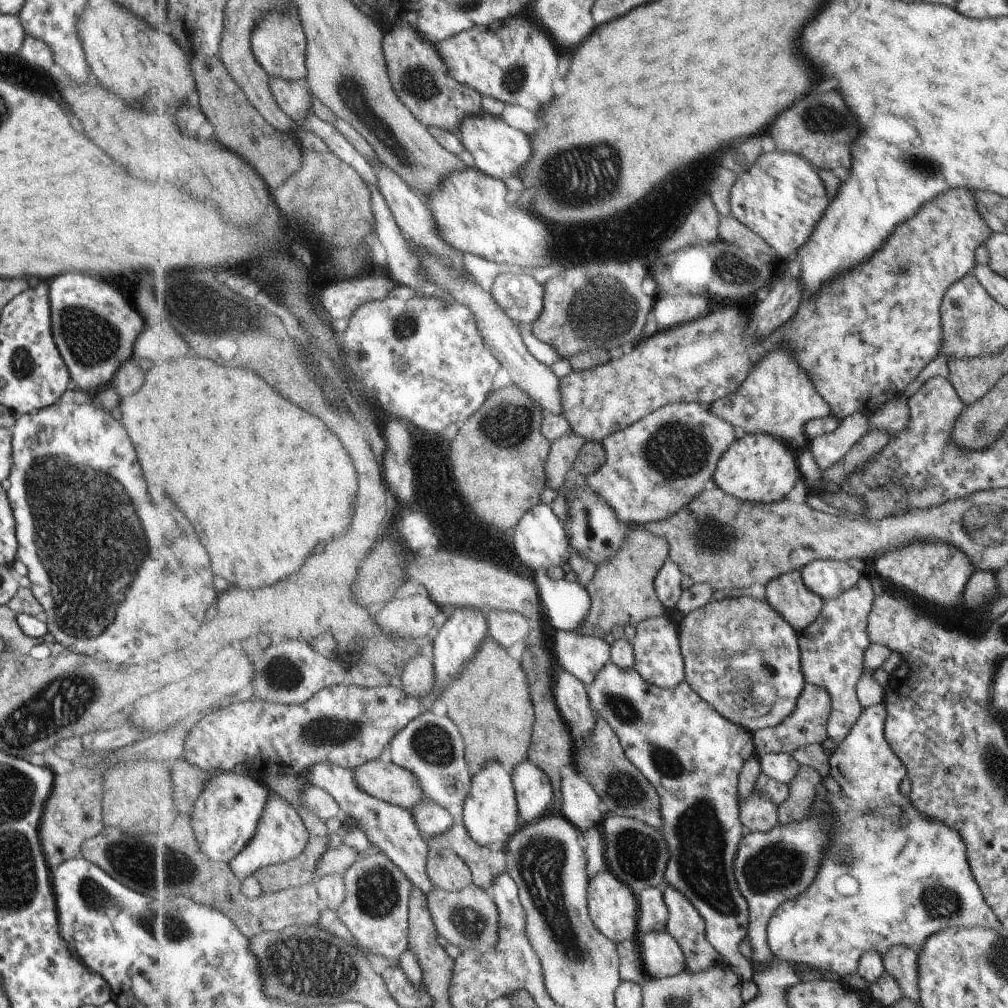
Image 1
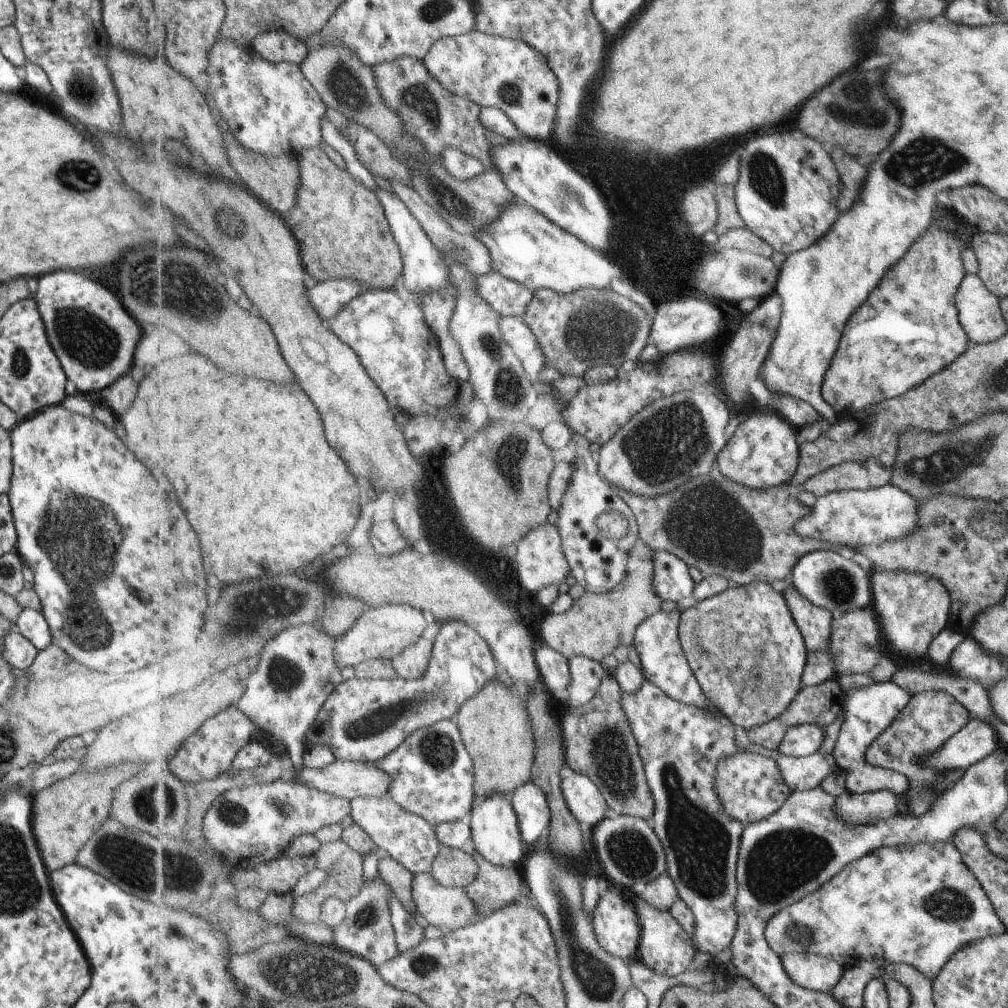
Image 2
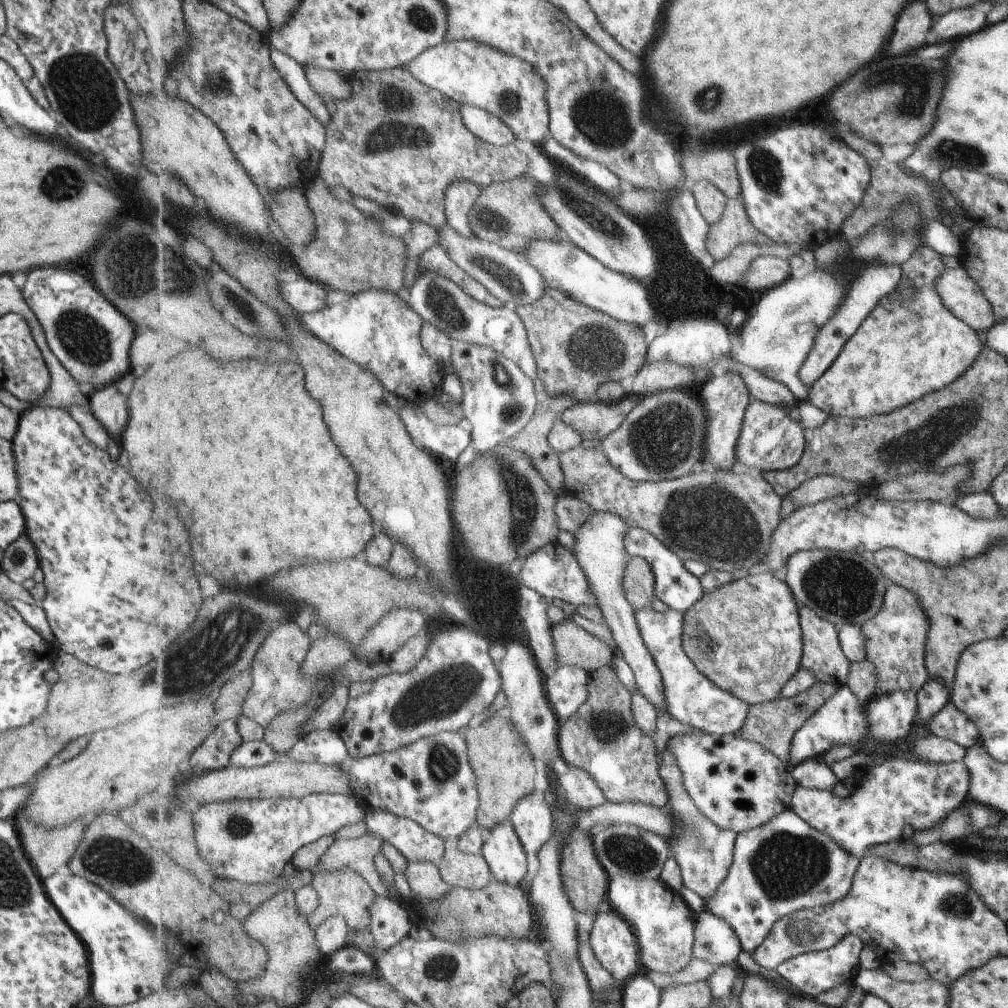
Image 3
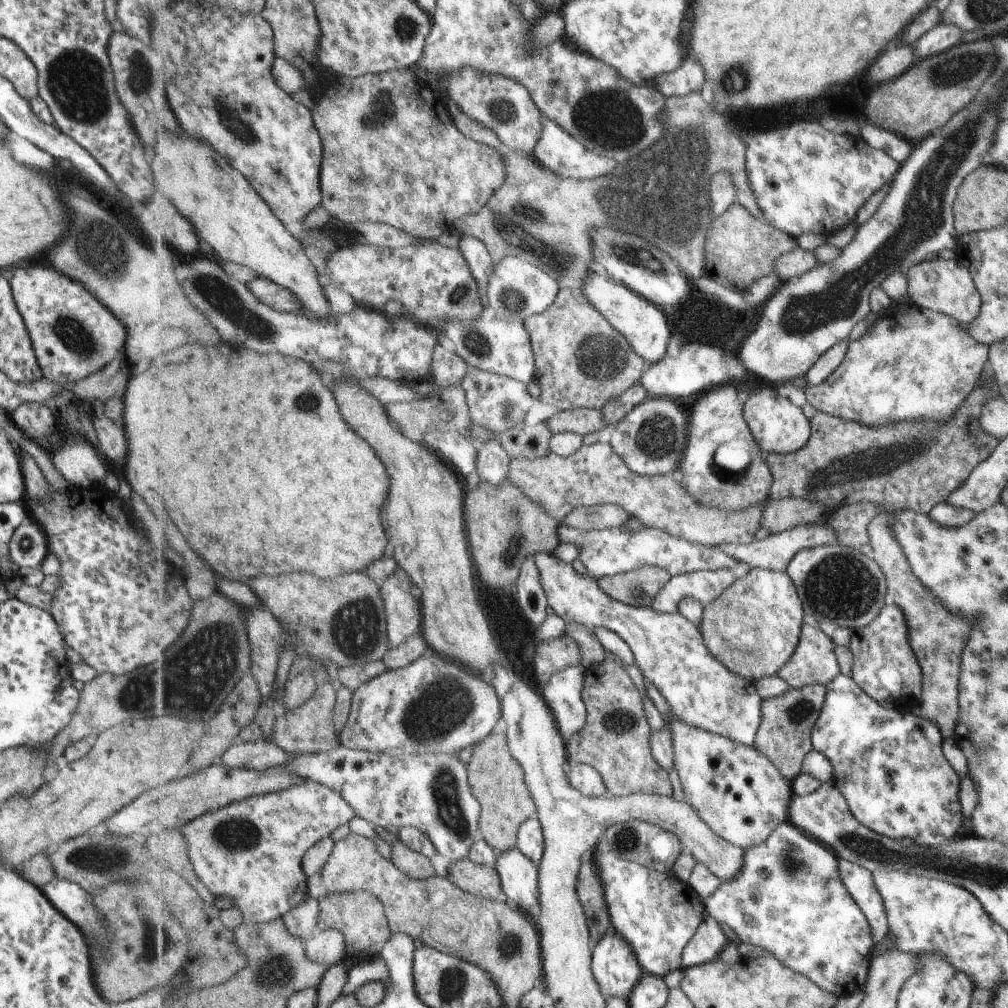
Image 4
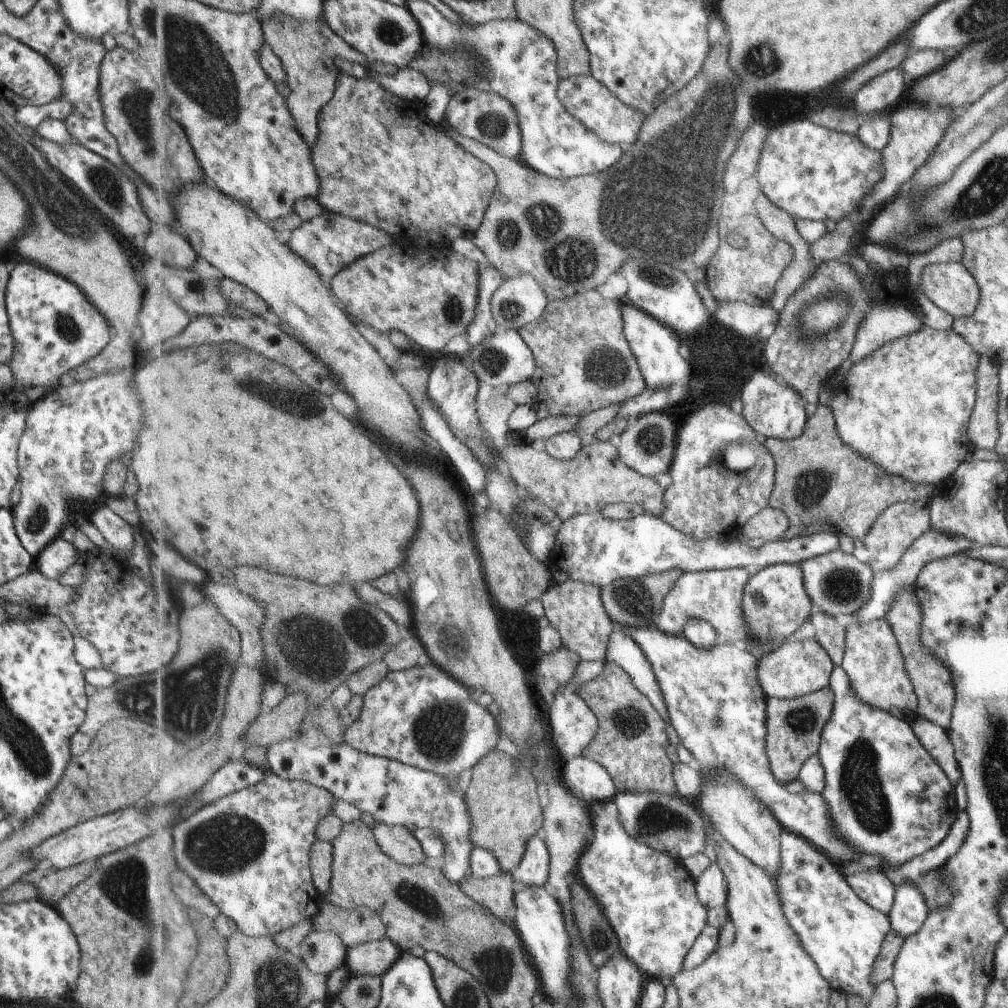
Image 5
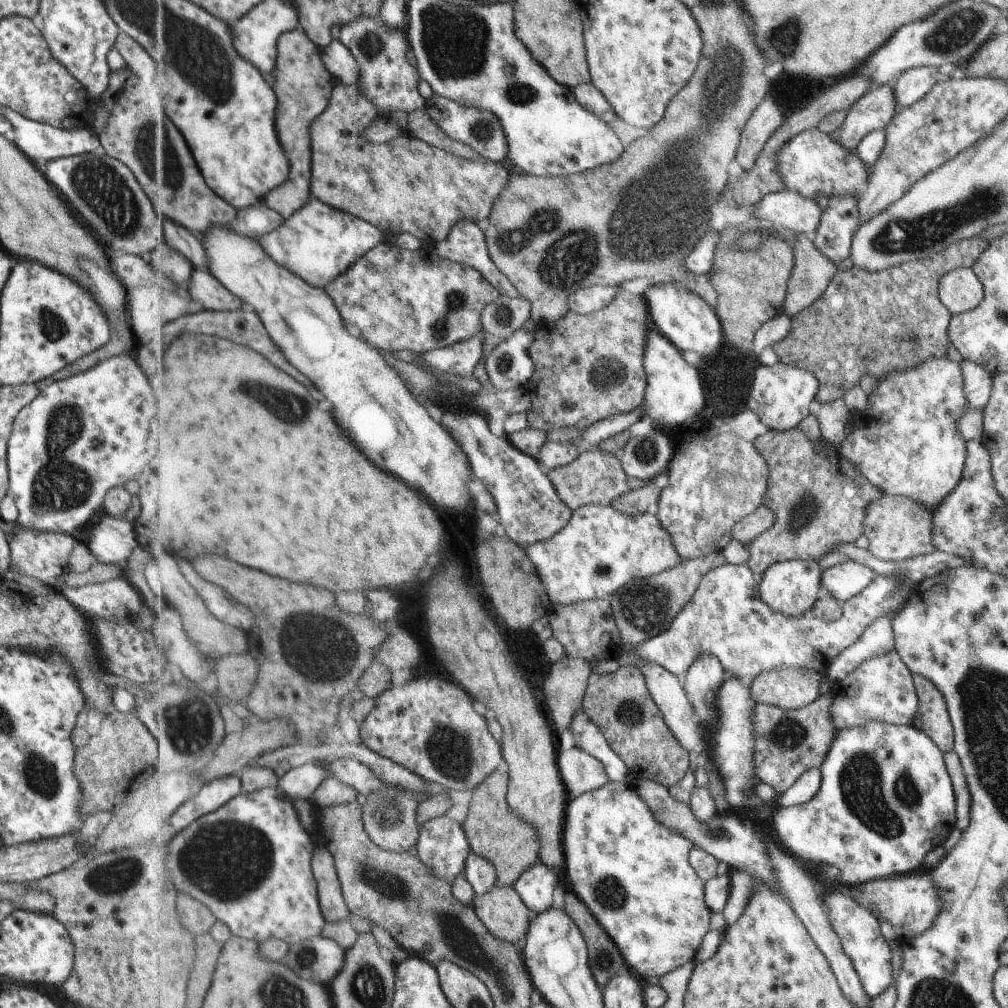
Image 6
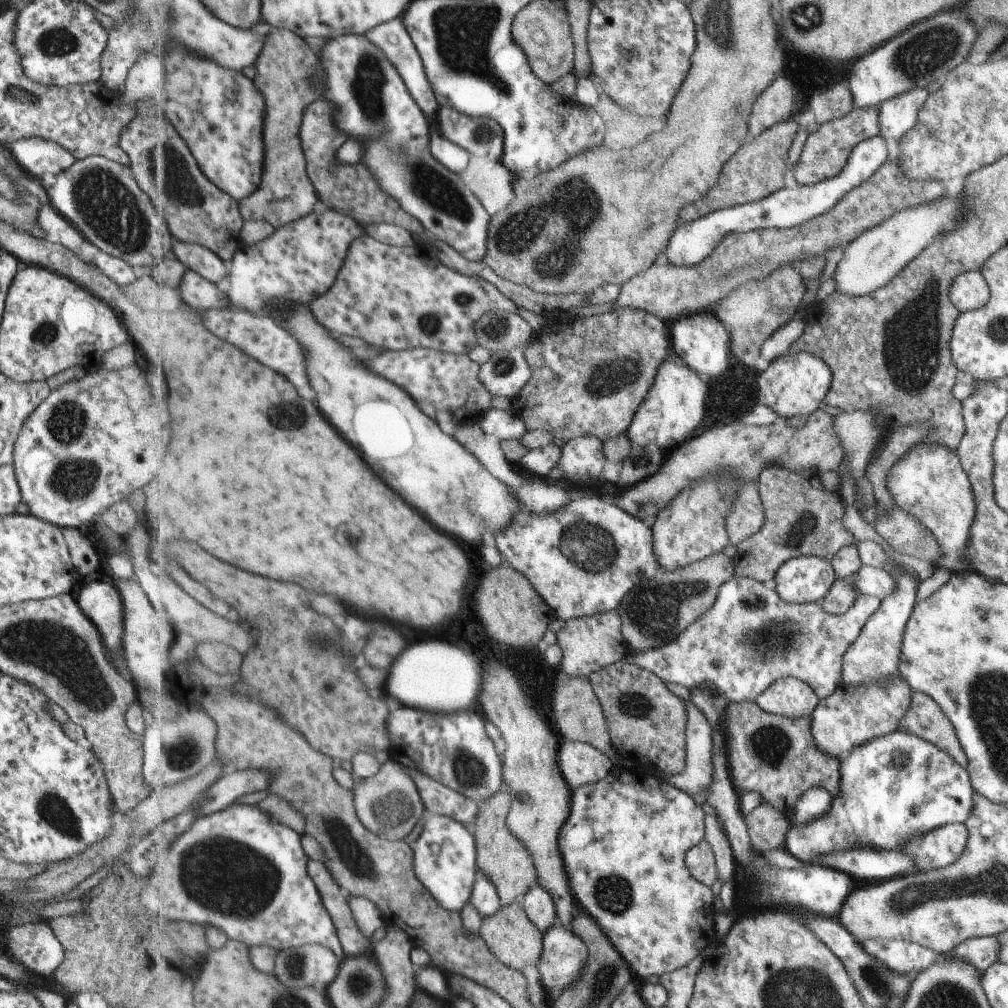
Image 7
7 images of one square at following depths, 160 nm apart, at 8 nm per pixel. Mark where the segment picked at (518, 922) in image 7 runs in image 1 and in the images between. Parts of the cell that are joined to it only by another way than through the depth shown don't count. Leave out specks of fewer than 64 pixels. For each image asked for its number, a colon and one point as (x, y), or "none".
1: (447, 870)
2: (453, 867)
3: (462, 870)
4: (482, 880)
5: (498, 893)
6: (507, 916)

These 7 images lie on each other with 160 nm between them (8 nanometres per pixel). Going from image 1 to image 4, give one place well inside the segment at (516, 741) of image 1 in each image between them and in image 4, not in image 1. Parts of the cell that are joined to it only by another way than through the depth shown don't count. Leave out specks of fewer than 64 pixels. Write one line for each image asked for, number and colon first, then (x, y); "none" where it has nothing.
2: (496, 726)
3: (506, 771)
4: (498, 781)

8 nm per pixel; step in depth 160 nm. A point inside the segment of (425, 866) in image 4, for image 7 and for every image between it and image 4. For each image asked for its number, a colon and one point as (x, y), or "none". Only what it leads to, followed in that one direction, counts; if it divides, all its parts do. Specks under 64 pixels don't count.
5: (400, 844)
6: (390, 817)
7: (389, 804)

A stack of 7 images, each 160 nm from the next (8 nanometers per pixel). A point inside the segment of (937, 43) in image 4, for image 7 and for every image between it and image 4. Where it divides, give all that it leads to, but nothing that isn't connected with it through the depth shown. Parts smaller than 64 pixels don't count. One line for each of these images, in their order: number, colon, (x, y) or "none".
5: (921, 62)
6: (912, 83)
7: (897, 116)

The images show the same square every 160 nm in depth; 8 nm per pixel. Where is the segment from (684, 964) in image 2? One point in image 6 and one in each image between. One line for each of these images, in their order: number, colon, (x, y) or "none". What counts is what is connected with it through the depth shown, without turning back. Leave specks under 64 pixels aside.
3: (666, 927)
4: (658, 914)
5: (650, 898)
6: (635, 875)

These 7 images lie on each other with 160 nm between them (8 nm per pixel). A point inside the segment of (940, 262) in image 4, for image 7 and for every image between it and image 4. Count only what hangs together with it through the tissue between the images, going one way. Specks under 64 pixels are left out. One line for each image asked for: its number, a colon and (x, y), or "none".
5: (950, 286)
6: (960, 290)
7: (969, 291)

